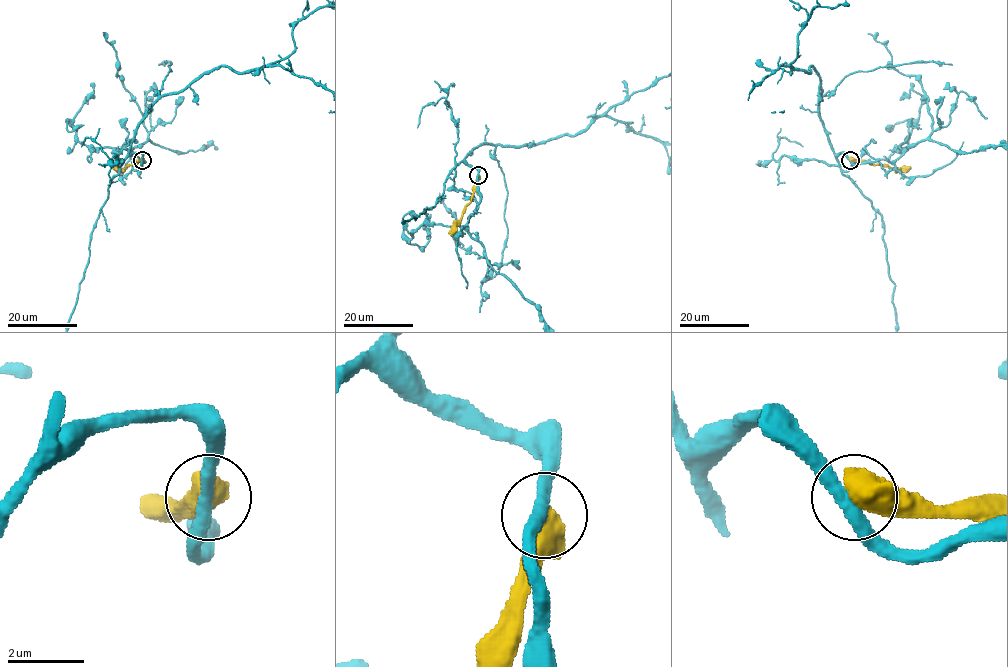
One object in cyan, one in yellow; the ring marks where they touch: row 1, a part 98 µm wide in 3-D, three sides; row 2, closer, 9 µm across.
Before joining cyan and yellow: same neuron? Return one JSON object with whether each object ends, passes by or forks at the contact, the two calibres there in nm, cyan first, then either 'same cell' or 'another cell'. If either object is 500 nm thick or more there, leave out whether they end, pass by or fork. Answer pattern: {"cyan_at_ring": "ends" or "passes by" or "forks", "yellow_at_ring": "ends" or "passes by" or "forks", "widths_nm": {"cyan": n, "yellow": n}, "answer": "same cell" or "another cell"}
{"widths_nm": {"cyan": 360, "yellow": 700}, "answer": "another cell"}

